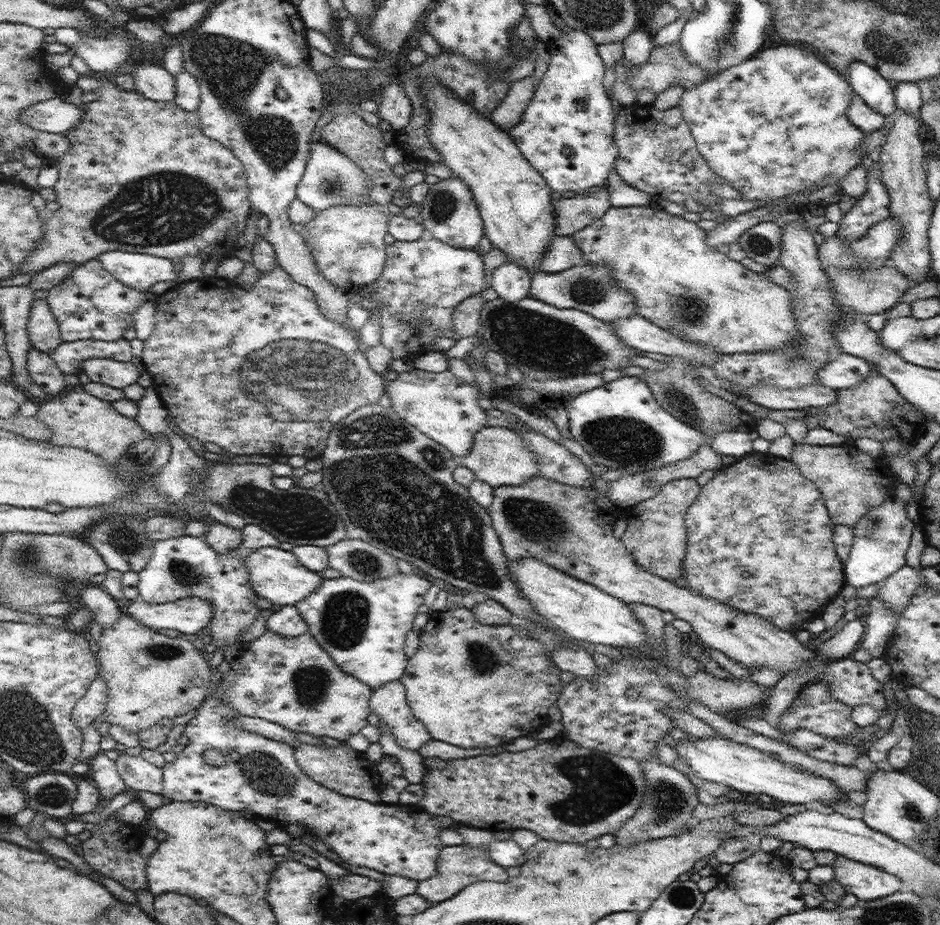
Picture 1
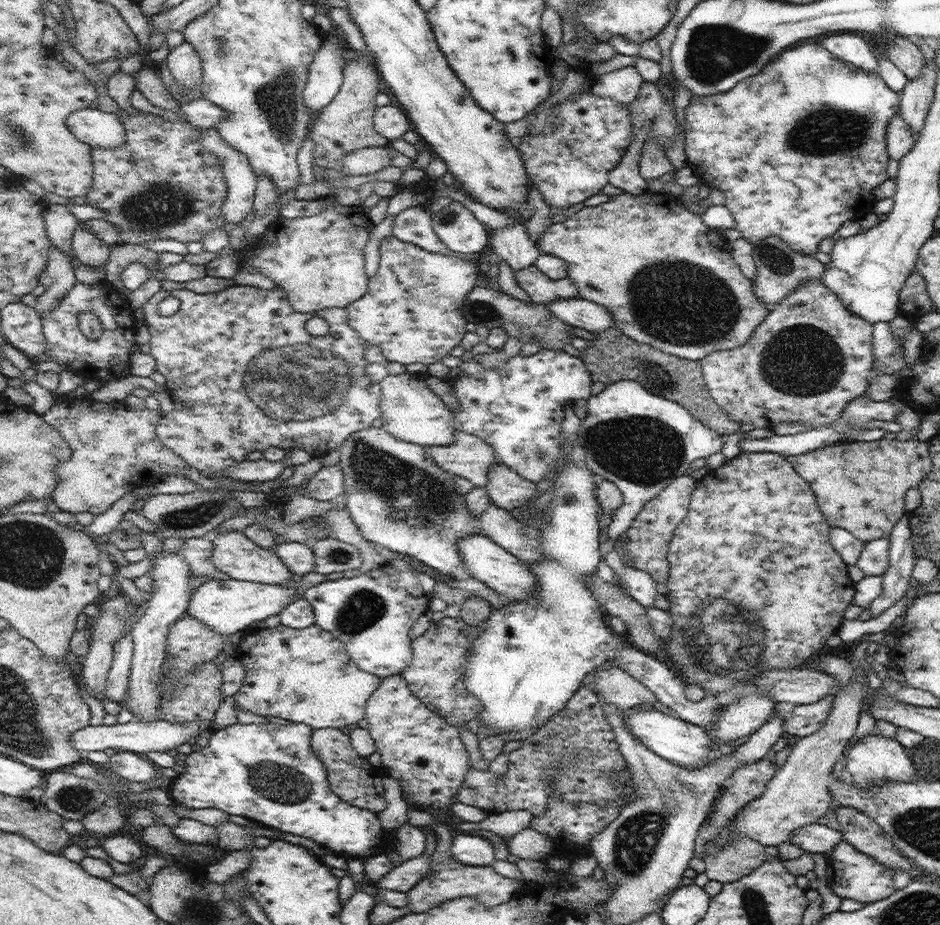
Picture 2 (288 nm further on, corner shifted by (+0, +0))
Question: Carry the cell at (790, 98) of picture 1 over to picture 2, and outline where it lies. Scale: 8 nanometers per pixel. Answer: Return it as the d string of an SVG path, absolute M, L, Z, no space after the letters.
M803 44L791 50L783 50L775 56L775 62L767 64L757 76L749 76L745 80L739 80L729 92L719 92L711 96L691 96L689 106L685 110L685 154L687 154L687 166L691 168L693 176L699 178L701 184L705 184L709 190L719 190L725 196L725 208L733 216L735 230L741 232L741 238L745 238L749 244L759 244L763 238L777 236L781 238L787 248L791 248L797 254L813 256L817 254L817 246L821 240L829 240L837 228L843 222L859 222L863 220L873 204L873 190L881 186L887 180L887 126L893 120L893 116L899 114L899 94L891 90L879 74L865 72L859 68L853 68L851 64L845 64L843 60L837 60L831 52L827 52L821 44Z

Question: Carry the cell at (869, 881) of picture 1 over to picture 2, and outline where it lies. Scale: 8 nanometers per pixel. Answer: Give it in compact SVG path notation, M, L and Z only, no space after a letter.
M841 840L833 852L827 858L827 886L835 892L835 896L839 898L851 898L857 902L877 902L877 900L885 900L887 896L893 894L895 886L893 886L893 870L879 864L877 860L873 860L871 856L855 850L847 840Z

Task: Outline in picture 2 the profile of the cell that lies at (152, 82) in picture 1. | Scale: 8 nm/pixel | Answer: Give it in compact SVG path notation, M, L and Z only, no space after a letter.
M199 98L199 100L189 100L189 102L179 102L181 112L185 116L185 120L189 124L195 124L201 130L213 130L217 128L217 124L221 124L229 112L221 110L217 104L209 102L207 98Z

